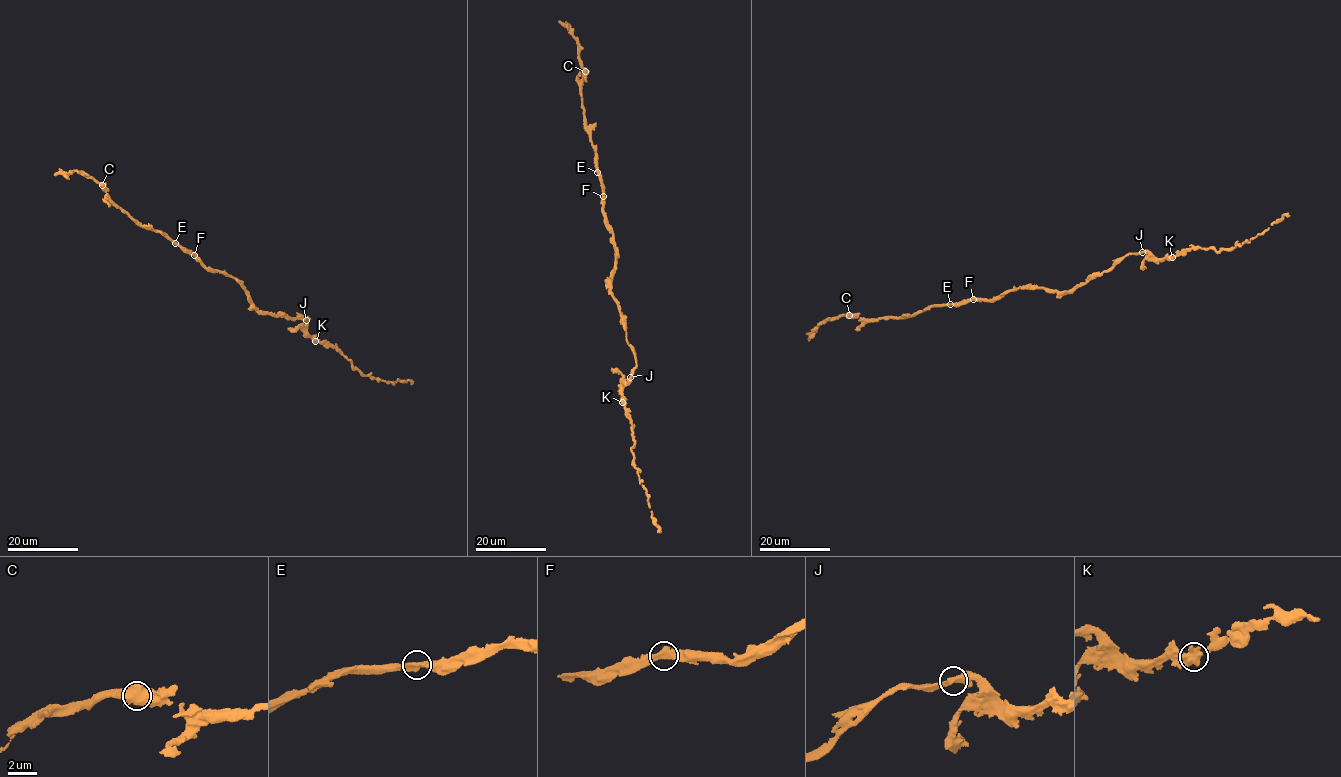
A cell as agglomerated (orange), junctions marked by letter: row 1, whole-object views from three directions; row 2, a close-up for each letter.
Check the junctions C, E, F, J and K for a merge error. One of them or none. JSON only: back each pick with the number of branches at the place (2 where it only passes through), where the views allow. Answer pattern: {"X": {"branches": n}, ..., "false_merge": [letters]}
{"false_merge": []}

